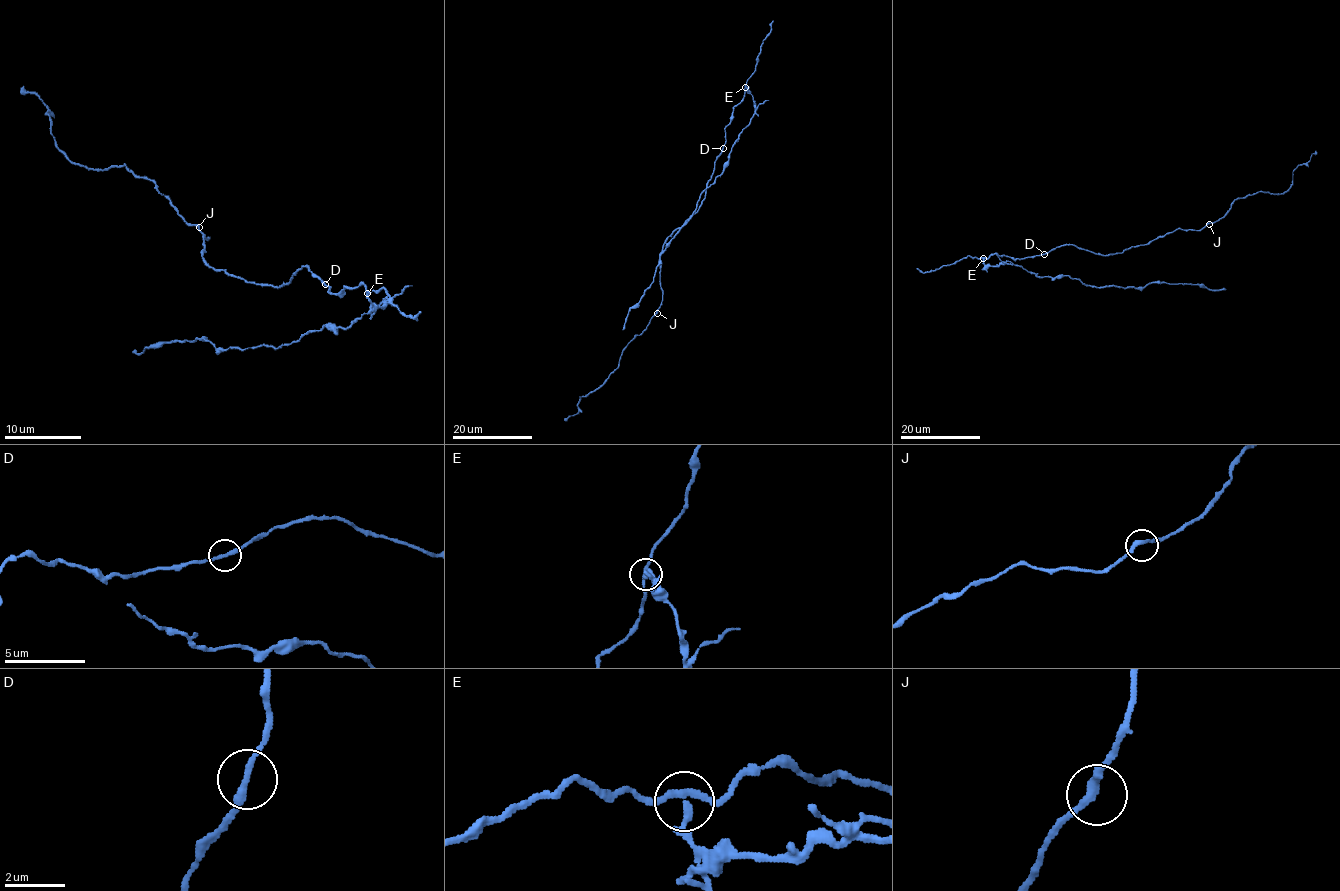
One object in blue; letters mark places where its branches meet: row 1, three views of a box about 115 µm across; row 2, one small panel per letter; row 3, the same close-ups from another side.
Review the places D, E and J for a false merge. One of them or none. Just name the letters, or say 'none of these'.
E

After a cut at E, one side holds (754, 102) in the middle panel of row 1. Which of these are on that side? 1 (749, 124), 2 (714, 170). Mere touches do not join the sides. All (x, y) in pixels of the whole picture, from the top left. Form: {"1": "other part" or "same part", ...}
{"1": "same part", "2": "other part"}

